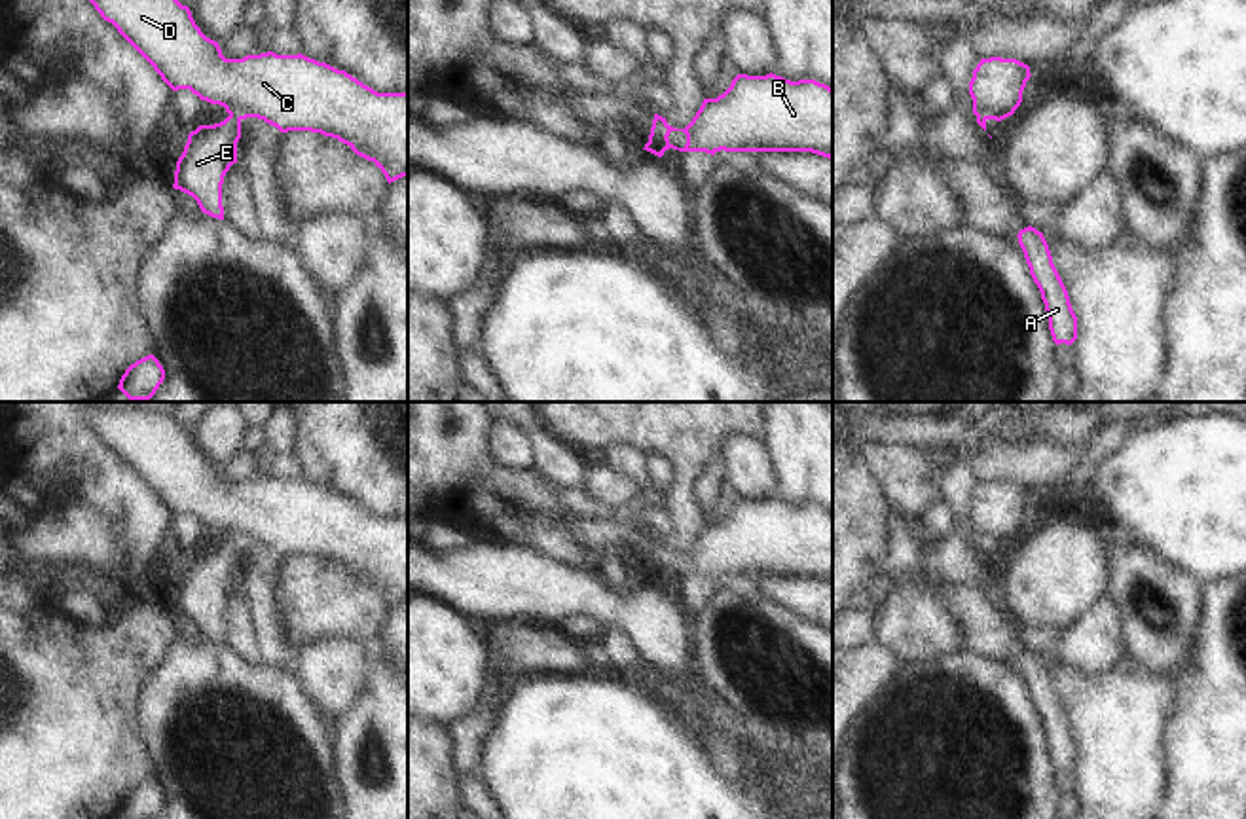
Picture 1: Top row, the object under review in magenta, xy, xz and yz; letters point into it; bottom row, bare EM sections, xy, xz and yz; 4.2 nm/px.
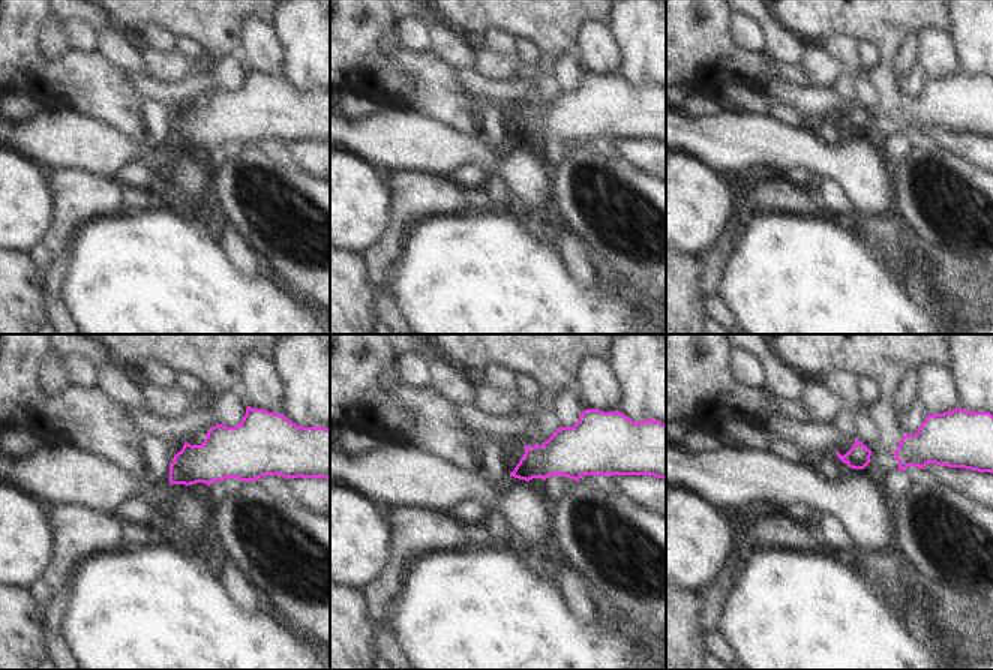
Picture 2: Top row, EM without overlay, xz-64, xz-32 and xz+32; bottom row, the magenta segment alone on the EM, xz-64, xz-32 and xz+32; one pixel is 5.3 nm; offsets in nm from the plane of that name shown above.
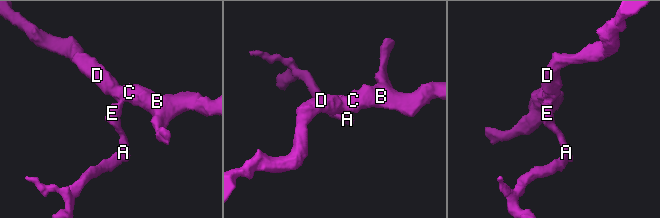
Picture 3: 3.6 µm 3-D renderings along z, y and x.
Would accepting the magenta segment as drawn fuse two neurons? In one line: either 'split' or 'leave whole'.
split

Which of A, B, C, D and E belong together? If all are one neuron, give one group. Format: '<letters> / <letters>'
A E / B C D

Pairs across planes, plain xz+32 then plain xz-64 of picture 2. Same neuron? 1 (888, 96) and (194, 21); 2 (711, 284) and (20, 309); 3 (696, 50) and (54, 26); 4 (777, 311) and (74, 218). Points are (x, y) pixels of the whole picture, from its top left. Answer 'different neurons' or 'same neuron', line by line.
1: same neuron
2: different neurons
3: different neurons
4: different neurons

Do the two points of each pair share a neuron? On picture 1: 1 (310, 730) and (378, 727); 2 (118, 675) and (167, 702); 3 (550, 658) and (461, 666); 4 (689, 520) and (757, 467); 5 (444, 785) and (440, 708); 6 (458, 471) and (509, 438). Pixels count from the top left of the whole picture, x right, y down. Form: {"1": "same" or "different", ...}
{"1": "different", "2": "different", "3": "different", "4": "different", "5": "different", "6": "different"}

